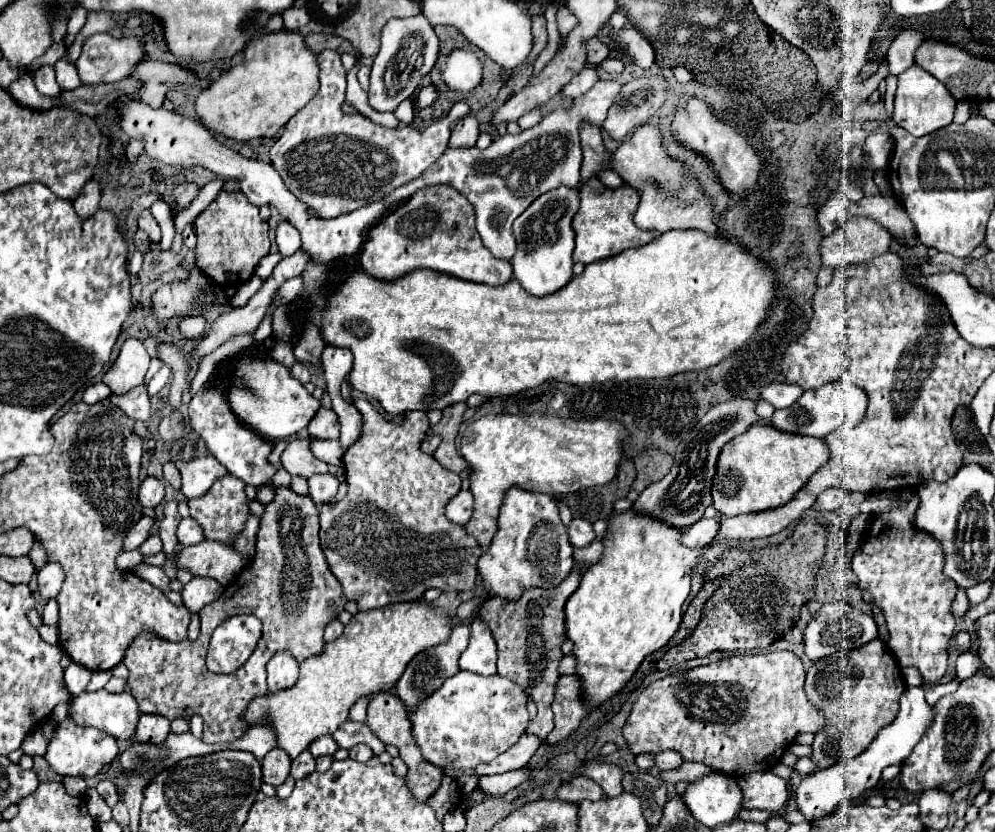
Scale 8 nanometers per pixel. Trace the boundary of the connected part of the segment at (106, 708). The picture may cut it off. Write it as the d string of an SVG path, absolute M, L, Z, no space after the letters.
M106 689L94 693L80 693L72 701L70 717L78 725L96 727L114 739L130 739L138 725L140 709L130 693L108 693Z

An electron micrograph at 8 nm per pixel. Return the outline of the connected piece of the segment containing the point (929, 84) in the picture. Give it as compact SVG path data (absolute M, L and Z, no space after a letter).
M912 65L898 77L898 89L894 99L894 121L898 127L906 129L908 133L922 137L950 125L954 117L954 107L956 107L956 99L952 97L952 93L948 93L948 89L944 89L944 85L936 81L936 77L924 73L922 69L916 69Z

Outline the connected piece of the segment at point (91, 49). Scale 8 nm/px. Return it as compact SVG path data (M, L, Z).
M98 33L92 35L84 41L82 47L82 55L76 61L76 69L80 75L80 81L84 85L98 85L98 83L114 83L120 81L128 75L132 75L132 71L138 67L138 63L144 59L146 55L146 47L144 47L144 39L136 37L136 35L128 35L128 37L120 37L114 39L106 33Z

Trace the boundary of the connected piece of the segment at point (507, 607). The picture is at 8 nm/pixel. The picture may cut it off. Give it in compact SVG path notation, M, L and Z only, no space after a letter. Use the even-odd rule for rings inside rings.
M572 569L568 579L564 579L562 585L558 585L552 591L546 589L528 589L520 601L500 601L488 599L480 611L478 617L486 621L492 629L492 635L498 645L498 674L516 681L524 693L528 693L530 699L538 705L538 715L530 721L526 733L536 735L540 741L548 737L548 733L554 729L552 723L552 697L558 681L558 663L562 659L560 645L566 639L564 629L564 605L568 597L578 589L580 585L580 573L578 569Z

